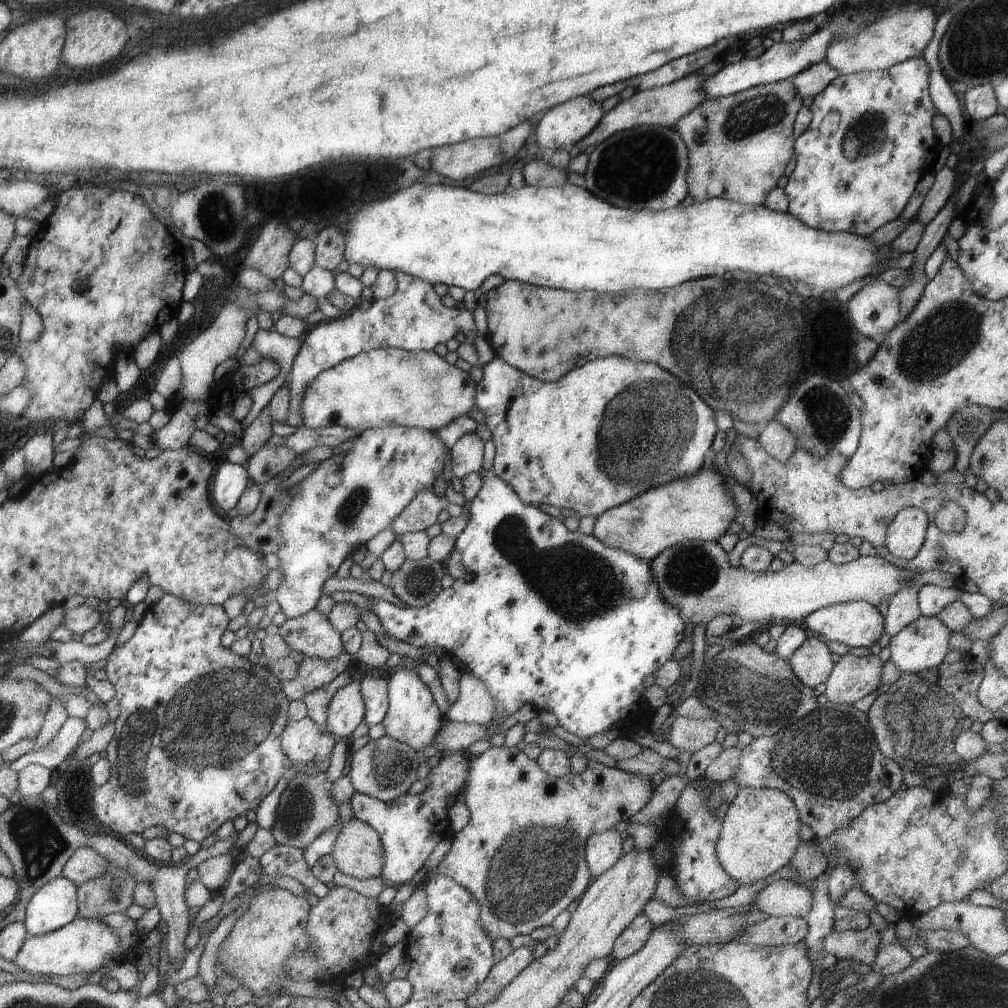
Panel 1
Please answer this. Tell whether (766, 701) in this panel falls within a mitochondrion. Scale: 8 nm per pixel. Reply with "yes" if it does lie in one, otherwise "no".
yes

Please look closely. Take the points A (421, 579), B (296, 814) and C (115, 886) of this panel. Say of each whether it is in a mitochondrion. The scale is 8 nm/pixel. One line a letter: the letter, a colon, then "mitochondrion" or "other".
A: mitochondrion
B: mitochondrion
C: mitochondrion

